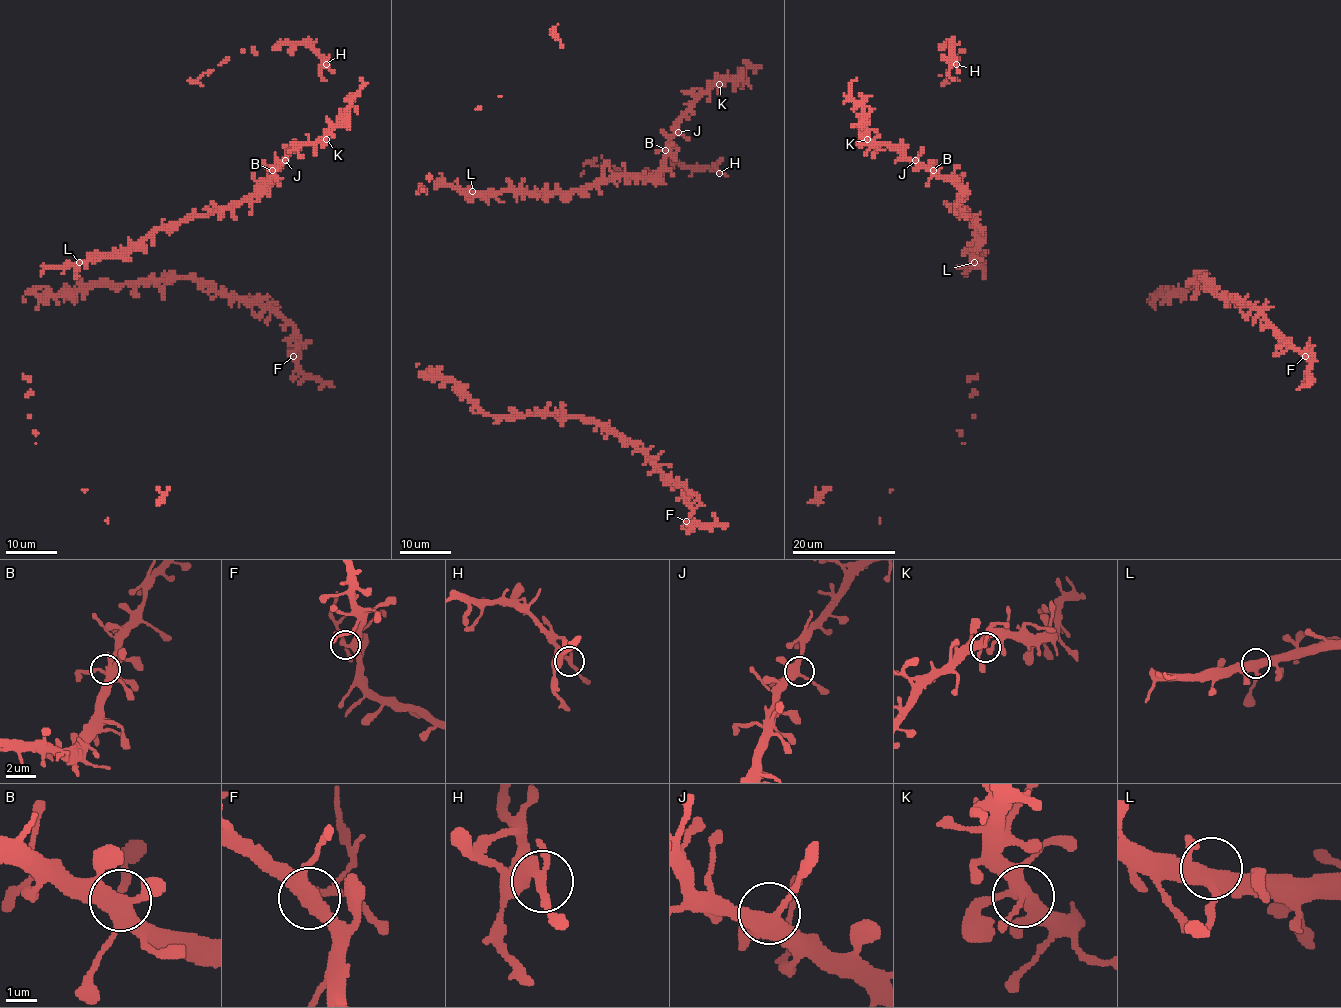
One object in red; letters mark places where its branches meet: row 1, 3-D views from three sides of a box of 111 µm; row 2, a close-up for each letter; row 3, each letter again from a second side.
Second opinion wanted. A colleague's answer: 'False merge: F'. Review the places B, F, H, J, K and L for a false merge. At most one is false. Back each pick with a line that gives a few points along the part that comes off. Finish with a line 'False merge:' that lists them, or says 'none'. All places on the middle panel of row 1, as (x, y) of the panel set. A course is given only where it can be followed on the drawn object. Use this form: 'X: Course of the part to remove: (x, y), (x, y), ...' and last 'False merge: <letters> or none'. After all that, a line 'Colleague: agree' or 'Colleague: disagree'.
False merge: F
Colleague: agree

